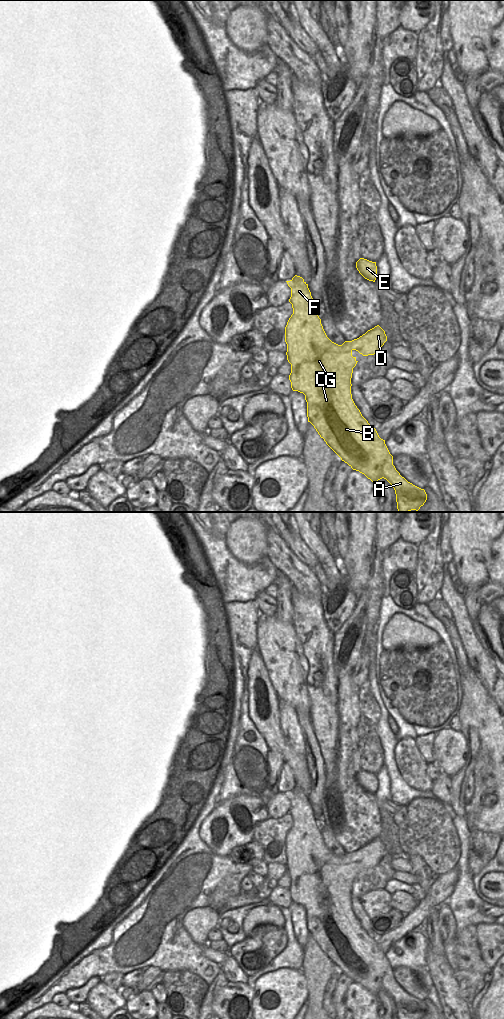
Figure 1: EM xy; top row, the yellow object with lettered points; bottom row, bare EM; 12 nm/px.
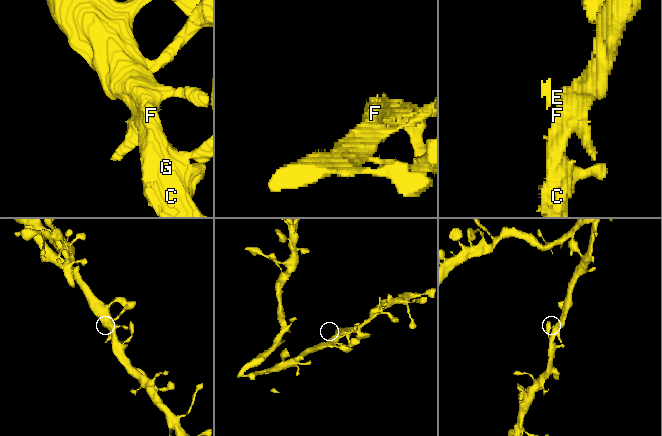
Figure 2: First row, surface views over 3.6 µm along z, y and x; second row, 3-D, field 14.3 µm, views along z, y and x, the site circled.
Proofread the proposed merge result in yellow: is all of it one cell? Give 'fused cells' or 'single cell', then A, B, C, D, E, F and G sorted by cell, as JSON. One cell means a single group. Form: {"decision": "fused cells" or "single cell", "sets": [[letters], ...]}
{"decision": "single cell", "sets": [["A", "B", "C", "D", "E", "F", "G"]]}

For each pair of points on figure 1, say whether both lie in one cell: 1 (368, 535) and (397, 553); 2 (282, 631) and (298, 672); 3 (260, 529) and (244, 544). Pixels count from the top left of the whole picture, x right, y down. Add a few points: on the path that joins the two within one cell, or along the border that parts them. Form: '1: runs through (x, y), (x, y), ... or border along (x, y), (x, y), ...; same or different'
1: border along (382, 551), (381, 566), (383, 575); different
2: runs through (282, 641), (282, 654), (288, 662); same
3: runs through (256, 532), (248, 540); same

